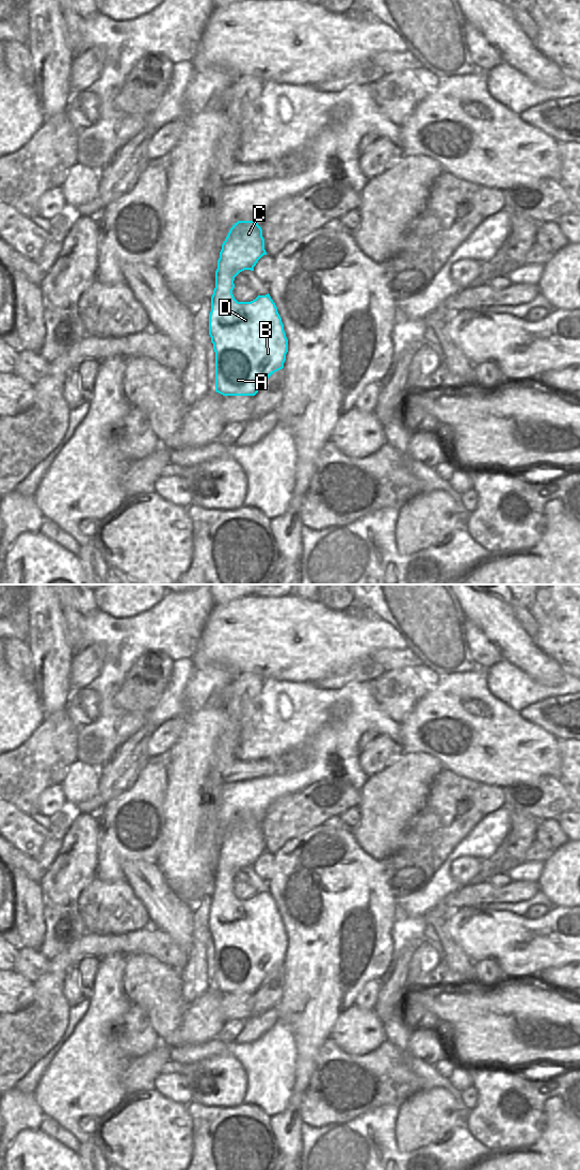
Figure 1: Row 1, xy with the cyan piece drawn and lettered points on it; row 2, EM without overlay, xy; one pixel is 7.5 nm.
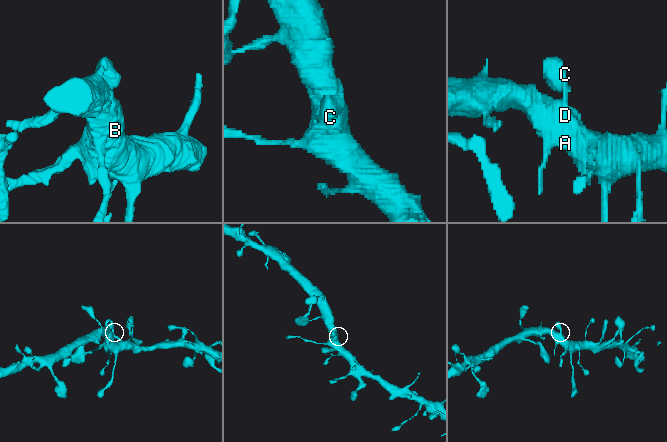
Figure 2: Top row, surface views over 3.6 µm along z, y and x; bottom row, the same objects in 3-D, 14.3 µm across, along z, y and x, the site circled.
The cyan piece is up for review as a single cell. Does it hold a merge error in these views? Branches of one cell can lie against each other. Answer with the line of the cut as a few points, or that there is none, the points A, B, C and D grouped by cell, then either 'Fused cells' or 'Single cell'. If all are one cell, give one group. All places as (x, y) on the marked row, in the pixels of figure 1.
No split. Groups: A B C D. Single cell.

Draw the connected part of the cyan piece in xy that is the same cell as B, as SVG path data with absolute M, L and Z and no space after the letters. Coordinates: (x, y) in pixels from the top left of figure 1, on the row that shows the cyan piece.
M235 223L220 252L209 314L209 335L215 352L215 391L225 397L255 396L274 372L284 368L286 360L288 339L270 294L258 295L251 302L238 302L232 294L235 277L244 270L254 271L263 255L267 252L258 223Z

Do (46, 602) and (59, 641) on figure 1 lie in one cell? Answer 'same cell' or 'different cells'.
same cell

